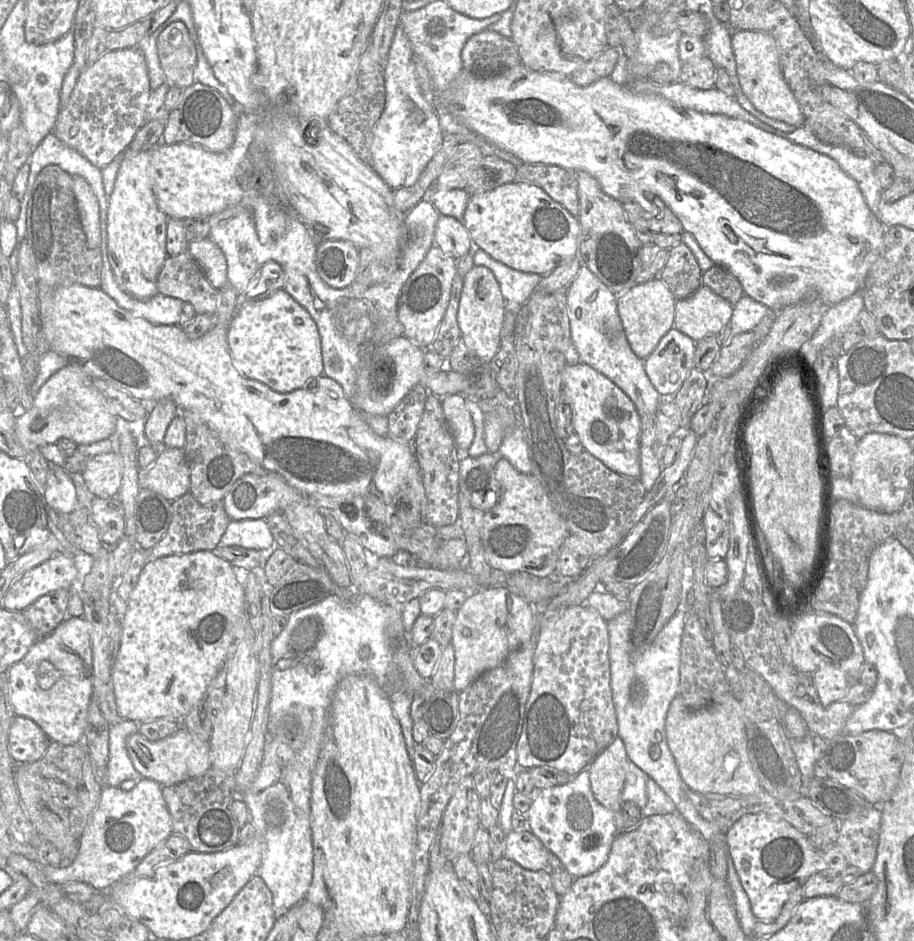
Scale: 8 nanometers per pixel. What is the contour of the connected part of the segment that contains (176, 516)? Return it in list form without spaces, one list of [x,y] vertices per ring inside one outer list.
[[[190,493],[173,500],[172,519],[163,538],[150,550],[149,559],[173,554],[191,553],[200,550],[212,551],[220,540],[230,522],[222,501],[201,504]]]

